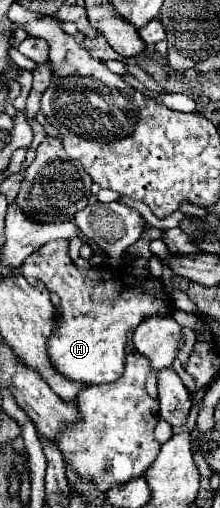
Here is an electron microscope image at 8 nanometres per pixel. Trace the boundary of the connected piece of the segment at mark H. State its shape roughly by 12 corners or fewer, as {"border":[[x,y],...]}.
{"border":[[67,240],[21,266],[61,298],[49,340],[55,368],[109,384],[125,370],[129,334],[171,316],[175,290],[149,274],[81,270]]}

